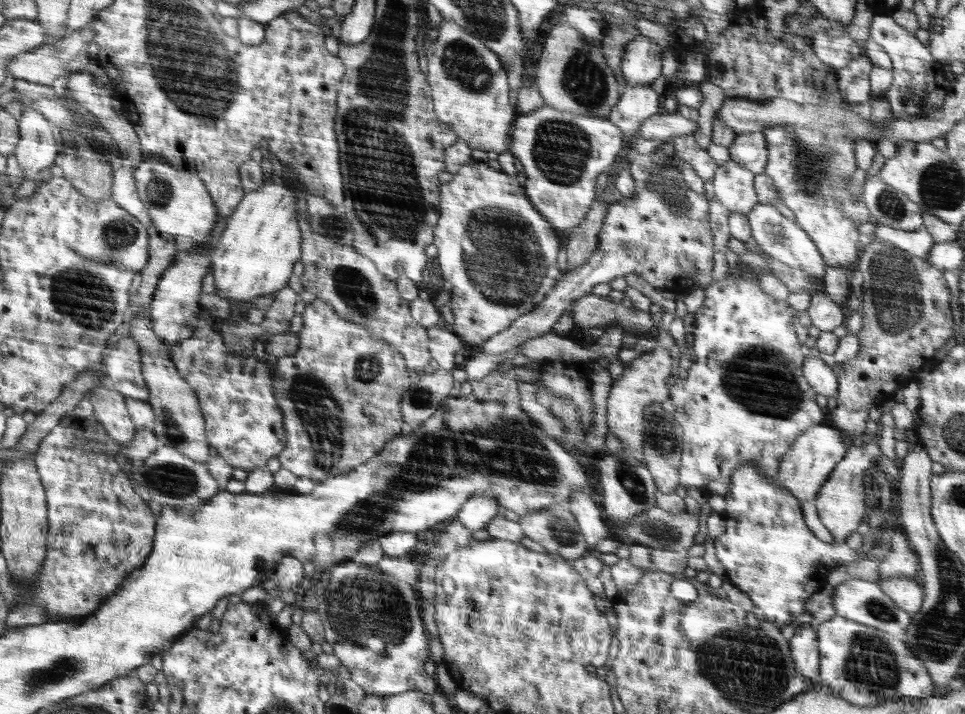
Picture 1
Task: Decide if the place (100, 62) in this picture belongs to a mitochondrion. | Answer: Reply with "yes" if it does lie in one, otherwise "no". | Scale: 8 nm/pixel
no

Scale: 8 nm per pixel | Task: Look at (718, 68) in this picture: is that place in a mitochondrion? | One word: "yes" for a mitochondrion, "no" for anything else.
no

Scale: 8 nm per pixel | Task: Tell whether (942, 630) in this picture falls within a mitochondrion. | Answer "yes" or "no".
yes

